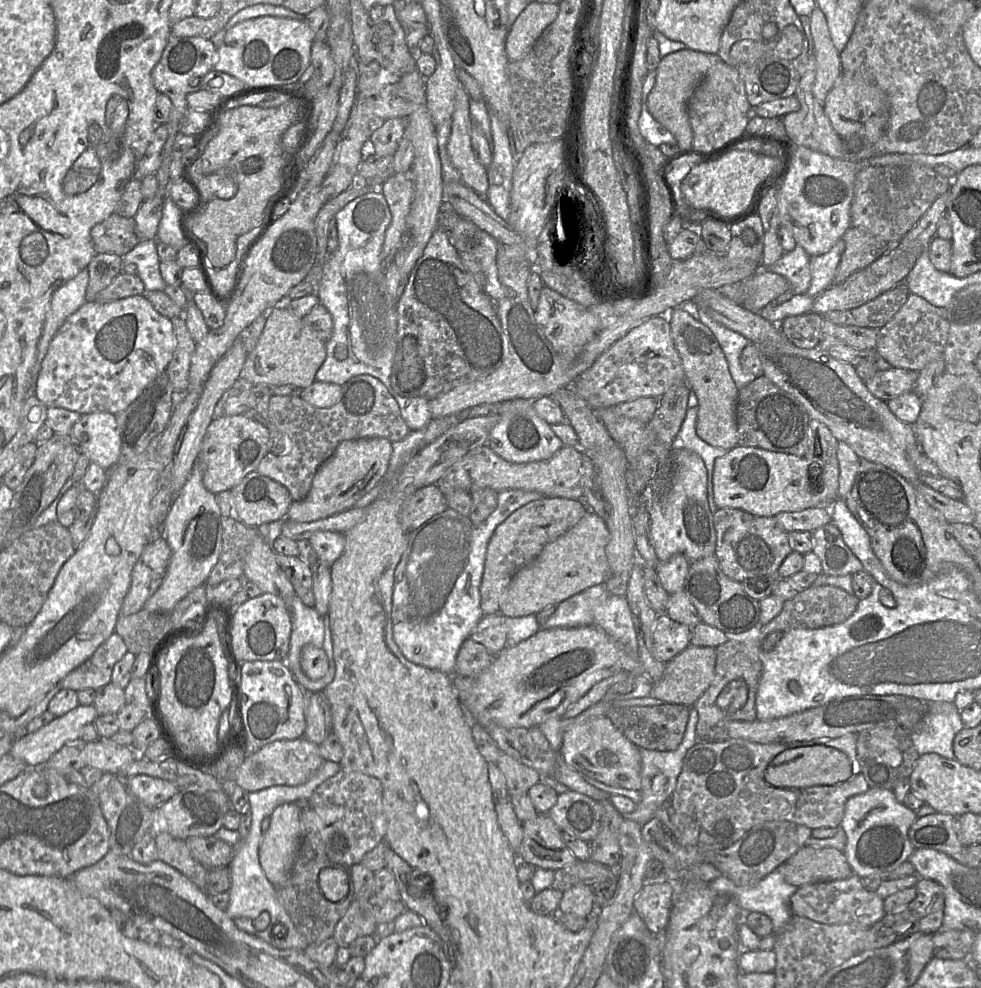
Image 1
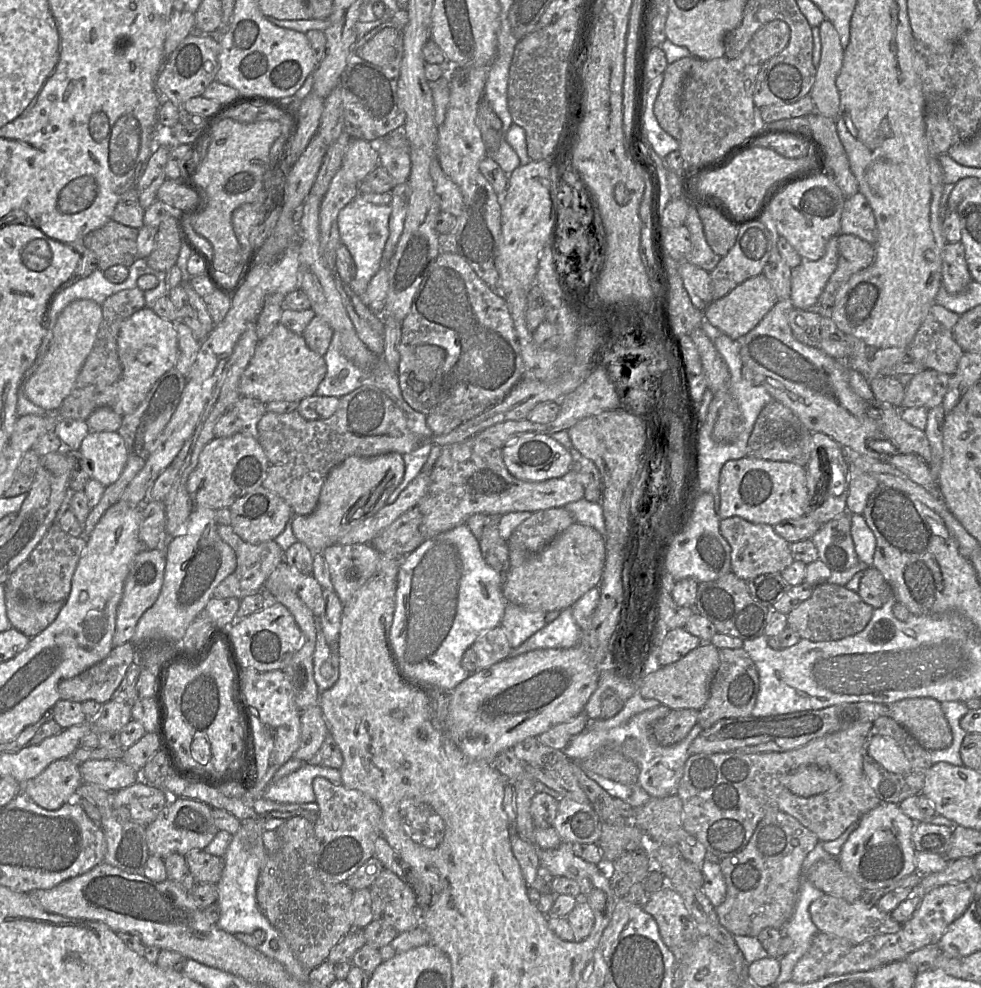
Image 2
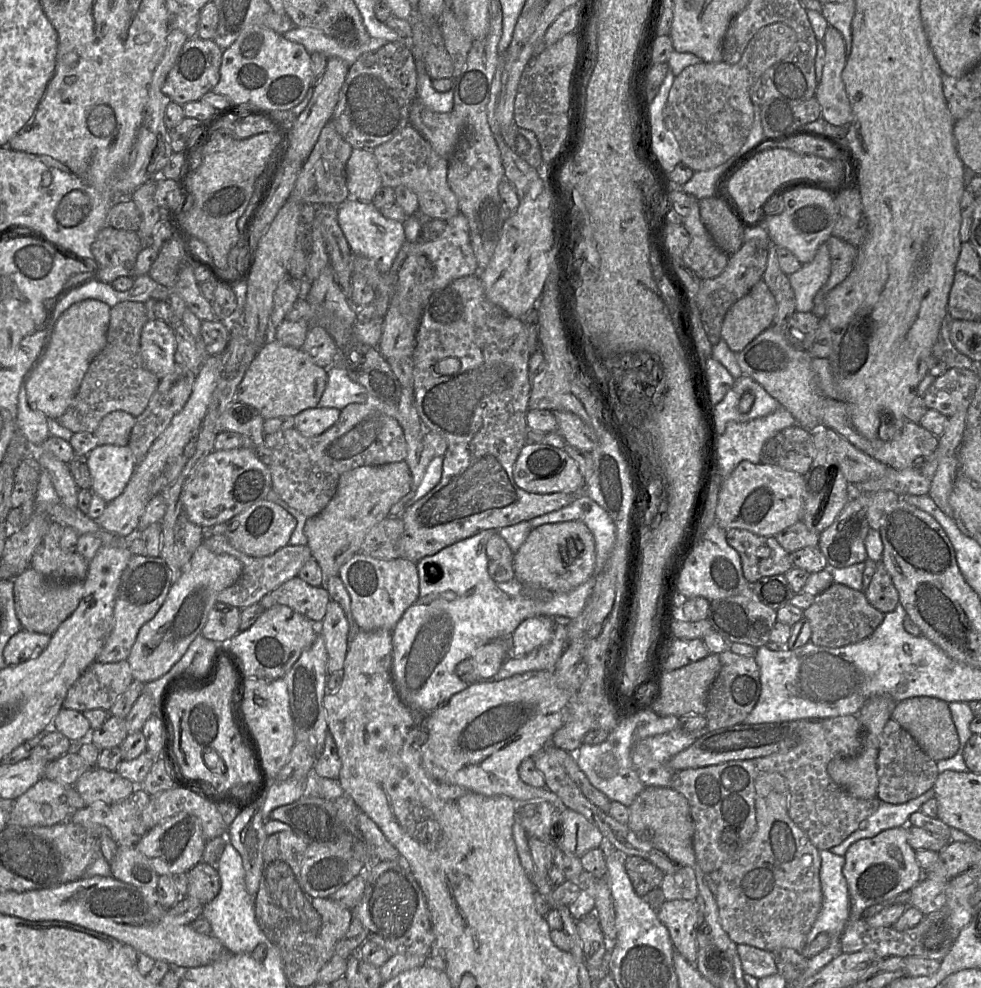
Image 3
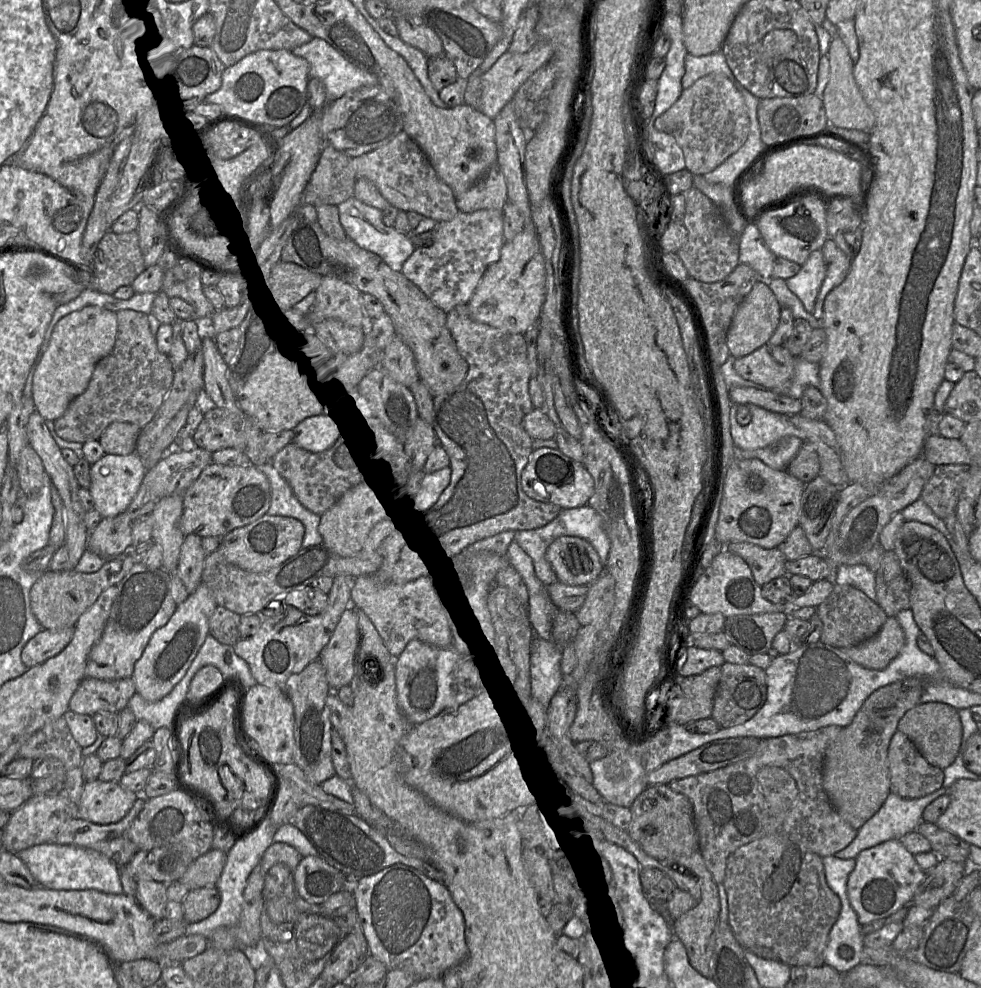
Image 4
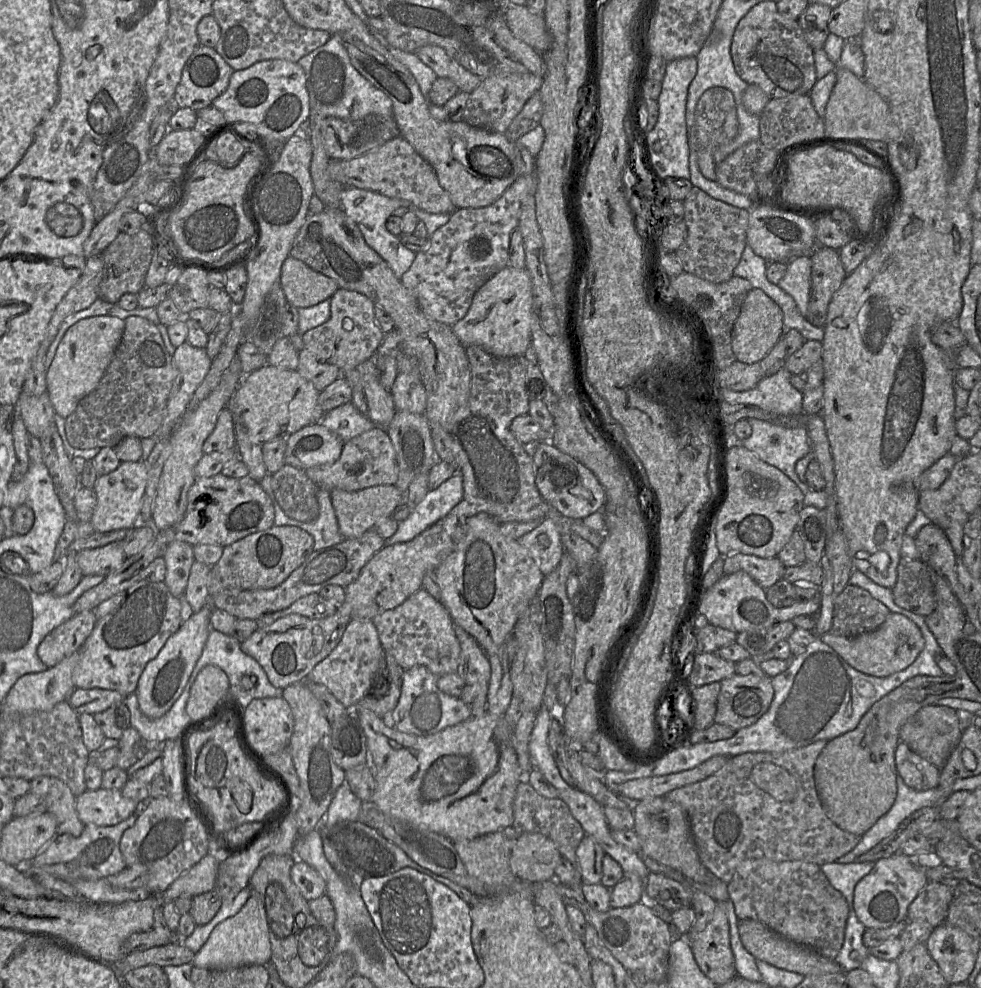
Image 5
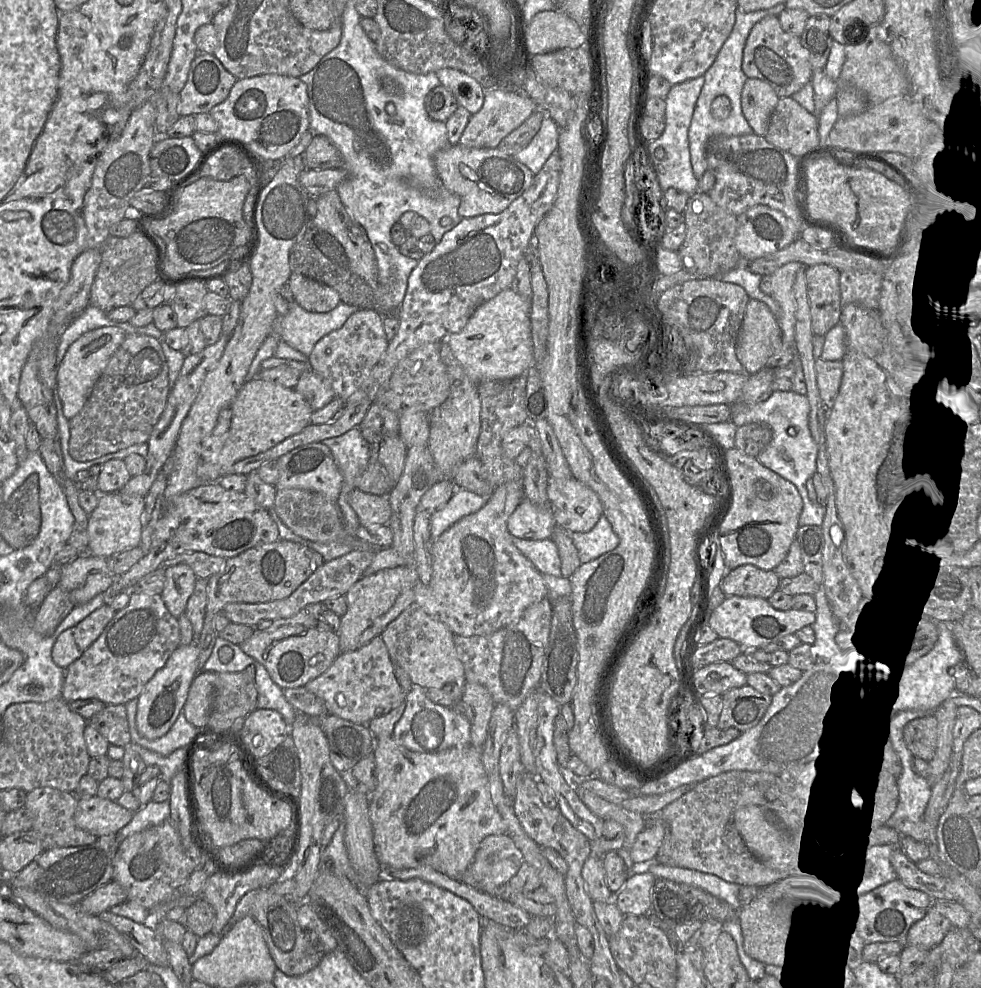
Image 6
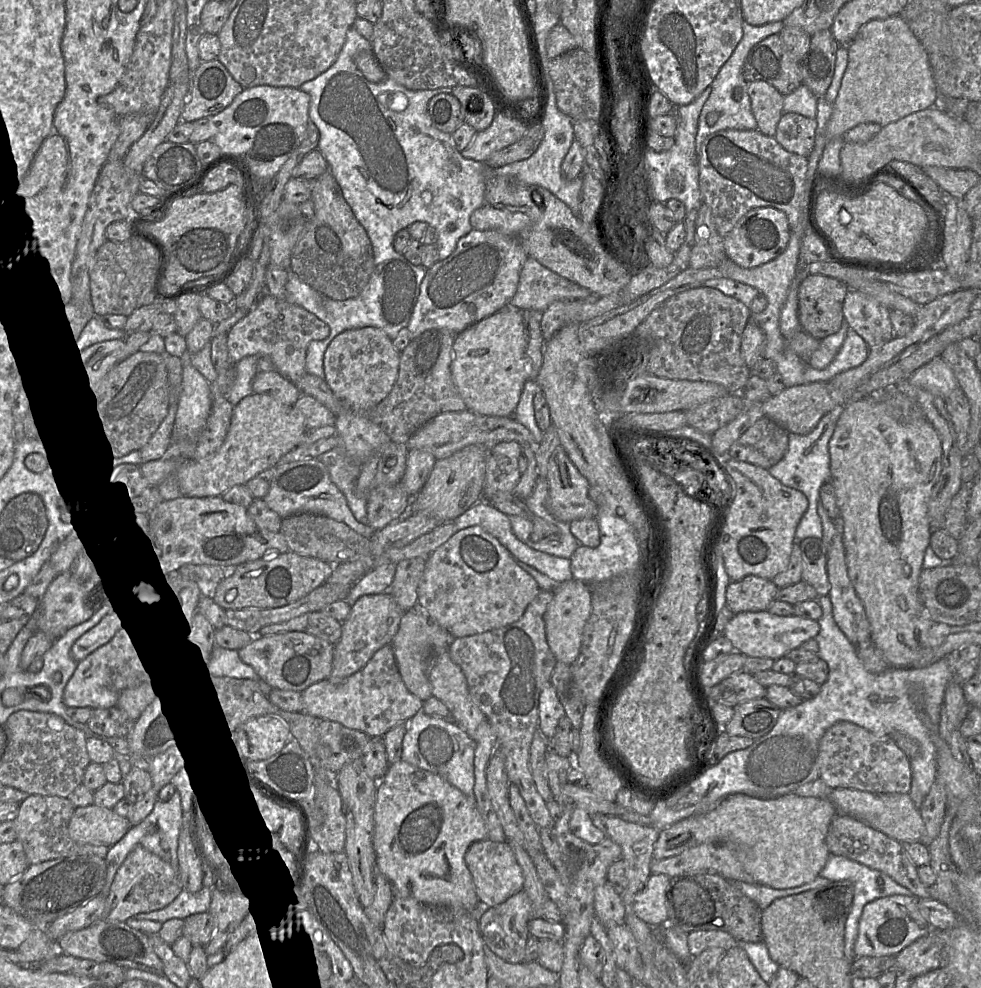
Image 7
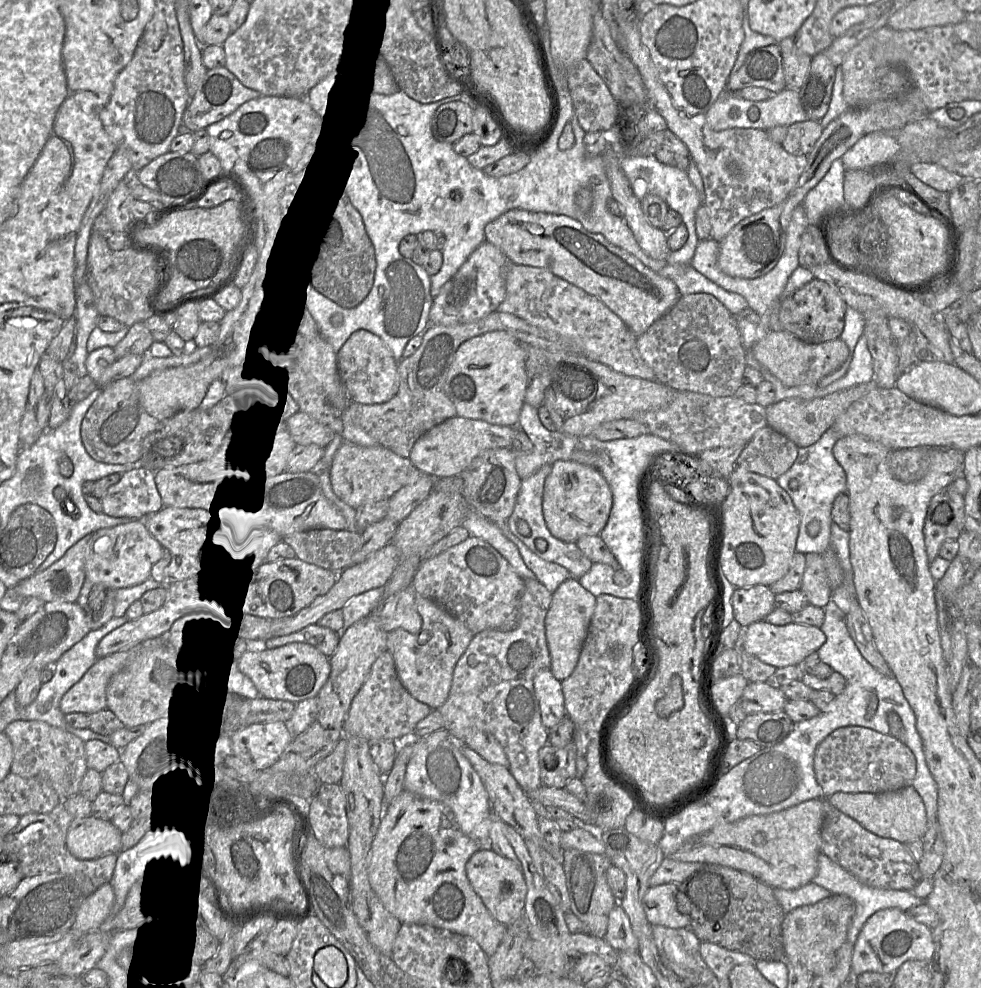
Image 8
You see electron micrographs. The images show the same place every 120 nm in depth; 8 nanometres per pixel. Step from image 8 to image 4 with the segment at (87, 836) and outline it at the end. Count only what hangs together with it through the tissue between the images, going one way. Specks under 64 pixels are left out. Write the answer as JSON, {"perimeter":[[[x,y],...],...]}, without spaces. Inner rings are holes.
{"perimeter":[[[99,779],[86,781],[77,807],[77,817],[95,824],[112,824],[122,820],[134,805],[136,793],[125,789],[120,783],[103,782]]]}

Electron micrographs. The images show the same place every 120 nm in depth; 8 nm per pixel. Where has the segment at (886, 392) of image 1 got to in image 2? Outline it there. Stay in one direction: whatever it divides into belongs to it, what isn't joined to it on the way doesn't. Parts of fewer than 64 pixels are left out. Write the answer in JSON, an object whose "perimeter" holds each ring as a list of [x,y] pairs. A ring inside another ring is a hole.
{"perimeter":[[[926,369],[915,375],[905,387],[902,407],[931,409],[942,404],[951,375]]]}

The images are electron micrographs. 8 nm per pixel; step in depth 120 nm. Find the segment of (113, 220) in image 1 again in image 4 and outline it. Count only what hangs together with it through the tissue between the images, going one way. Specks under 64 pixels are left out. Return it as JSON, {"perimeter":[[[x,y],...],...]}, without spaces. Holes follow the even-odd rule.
{"perimeter":[[[108,230],[94,252],[92,260],[93,288],[101,293],[114,295],[118,288],[132,285],[145,268],[137,230],[121,234]]]}

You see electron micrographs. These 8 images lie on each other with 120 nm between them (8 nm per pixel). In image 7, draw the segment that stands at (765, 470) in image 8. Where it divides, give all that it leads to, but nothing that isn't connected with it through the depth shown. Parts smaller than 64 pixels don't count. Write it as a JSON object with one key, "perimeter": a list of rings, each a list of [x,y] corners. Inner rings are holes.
{"perimeter":[[[763,415],[733,443],[728,457],[769,469],[784,457],[788,444],[789,432]]]}

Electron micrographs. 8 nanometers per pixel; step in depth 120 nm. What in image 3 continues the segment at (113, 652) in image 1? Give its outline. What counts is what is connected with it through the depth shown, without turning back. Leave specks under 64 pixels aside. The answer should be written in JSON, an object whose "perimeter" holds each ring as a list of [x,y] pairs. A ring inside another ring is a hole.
{"perimeter":[[[128,660],[115,663],[94,662],[69,688],[62,707],[81,713],[94,709],[110,711],[132,681]]]}

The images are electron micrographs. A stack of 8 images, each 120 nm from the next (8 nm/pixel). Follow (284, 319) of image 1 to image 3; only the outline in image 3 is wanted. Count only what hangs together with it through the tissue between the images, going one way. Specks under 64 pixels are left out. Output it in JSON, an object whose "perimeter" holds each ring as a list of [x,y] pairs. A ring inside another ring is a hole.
{"perimeter":[[[269,338],[260,347],[255,359],[237,388],[235,401],[256,408],[264,420],[295,417],[319,405],[328,381],[328,373],[315,364],[303,351]]]}

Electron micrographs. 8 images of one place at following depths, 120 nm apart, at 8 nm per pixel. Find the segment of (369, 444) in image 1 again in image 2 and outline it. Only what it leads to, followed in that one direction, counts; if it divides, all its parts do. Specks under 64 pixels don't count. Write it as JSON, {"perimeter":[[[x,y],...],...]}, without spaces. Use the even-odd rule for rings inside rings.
{"perimeter":[[[396,452],[376,457],[348,457],[329,472],[315,510],[309,515],[293,515],[292,529],[297,540],[305,544],[313,554],[322,553],[328,546],[339,543],[342,536],[375,515],[387,504],[390,495],[403,481],[404,474],[405,462],[403,456]]]}

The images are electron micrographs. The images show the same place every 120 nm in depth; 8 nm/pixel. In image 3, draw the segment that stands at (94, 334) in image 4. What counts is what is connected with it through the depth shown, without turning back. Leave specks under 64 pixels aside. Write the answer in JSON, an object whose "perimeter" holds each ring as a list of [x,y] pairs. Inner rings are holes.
{"perimeter":[[[86,299],[72,304],[48,329],[43,352],[26,378],[29,406],[49,420],[61,417],[74,399],[93,359],[104,349],[111,307],[99,300]]]}

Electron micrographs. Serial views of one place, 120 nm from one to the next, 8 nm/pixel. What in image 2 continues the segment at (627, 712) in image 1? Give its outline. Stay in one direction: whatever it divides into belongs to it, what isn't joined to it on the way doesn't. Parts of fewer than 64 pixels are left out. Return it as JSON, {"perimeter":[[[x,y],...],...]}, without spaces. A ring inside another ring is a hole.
{"perimeter":[[[671,709],[652,727],[653,737],[660,746],[671,746],[679,743],[698,723],[699,711],[695,709]]]}

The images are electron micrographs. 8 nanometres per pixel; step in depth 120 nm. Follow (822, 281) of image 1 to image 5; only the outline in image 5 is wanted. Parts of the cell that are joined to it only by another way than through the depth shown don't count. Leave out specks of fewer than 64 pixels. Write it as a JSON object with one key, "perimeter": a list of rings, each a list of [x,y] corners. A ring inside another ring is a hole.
{"perimeter":[[[808,255],[791,259],[785,276],[777,284],[796,302],[799,312],[806,317],[811,296],[812,261]]]}

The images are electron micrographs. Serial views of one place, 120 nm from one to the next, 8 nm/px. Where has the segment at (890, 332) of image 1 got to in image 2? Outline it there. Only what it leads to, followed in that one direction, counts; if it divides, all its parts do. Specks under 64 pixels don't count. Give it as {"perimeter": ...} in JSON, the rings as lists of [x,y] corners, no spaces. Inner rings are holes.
{"perimeter":[[[933,304],[907,348],[907,357],[921,364],[925,369],[952,375],[964,353],[953,336],[953,328],[960,316],[943,306]]]}

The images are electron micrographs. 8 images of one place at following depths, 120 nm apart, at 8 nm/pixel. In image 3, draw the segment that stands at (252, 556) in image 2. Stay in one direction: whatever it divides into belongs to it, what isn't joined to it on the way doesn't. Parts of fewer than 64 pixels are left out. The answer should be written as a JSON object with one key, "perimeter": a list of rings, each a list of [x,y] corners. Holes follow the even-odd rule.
{"perimeter":[[[223,534],[204,539],[203,544],[215,554],[229,554],[242,563],[242,573],[240,577],[233,585],[219,592],[216,599],[217,602],[235,606],[239,609],[259,603],[266,594],[275,590],[288,580],[298,576],[301,567],[312,558],[311,550],[307,545],[287,545],[272,555],[260,558],[252,557],[231,546]]]}

